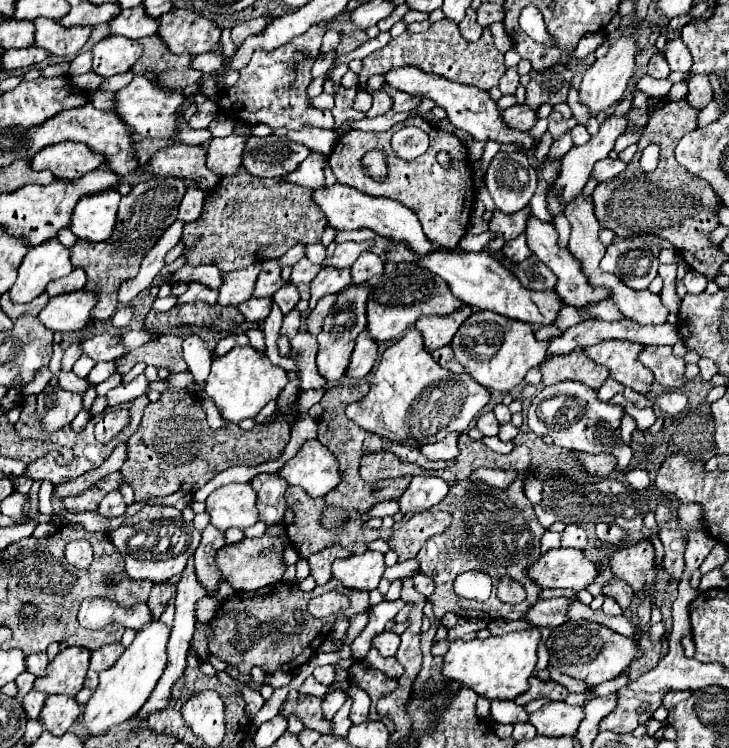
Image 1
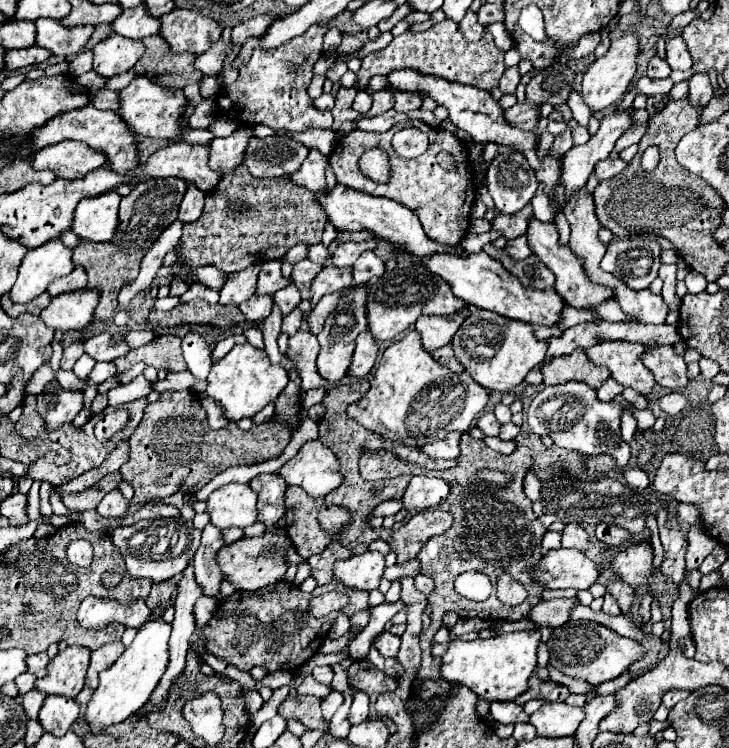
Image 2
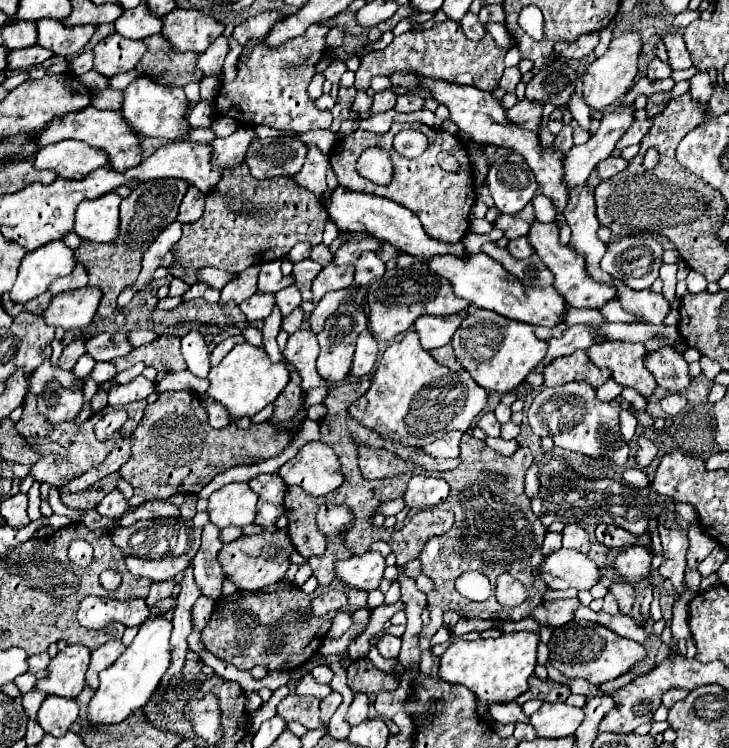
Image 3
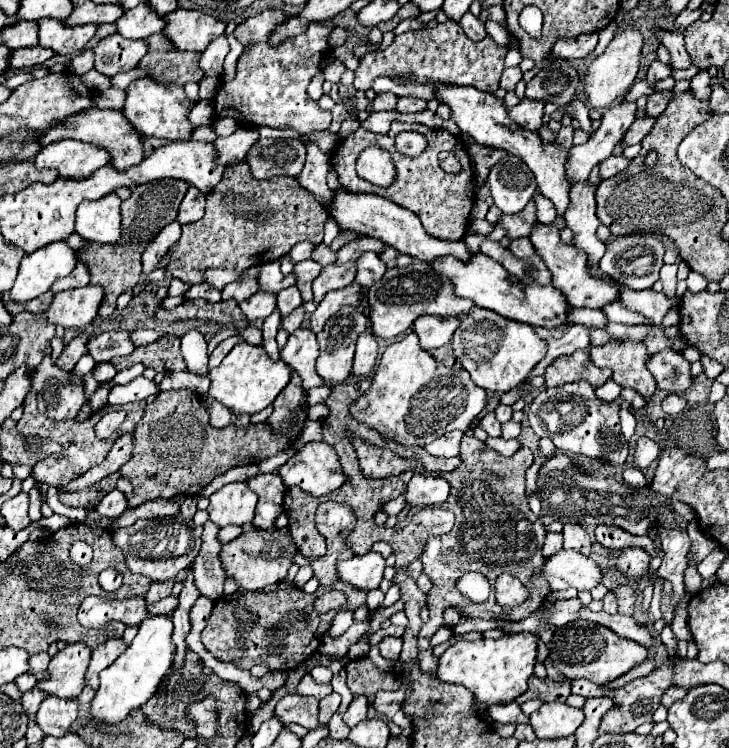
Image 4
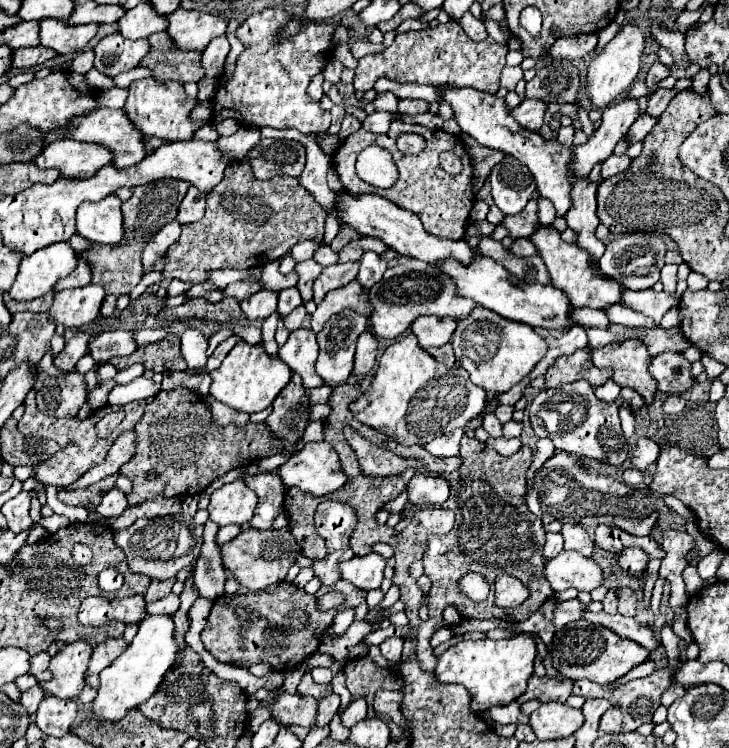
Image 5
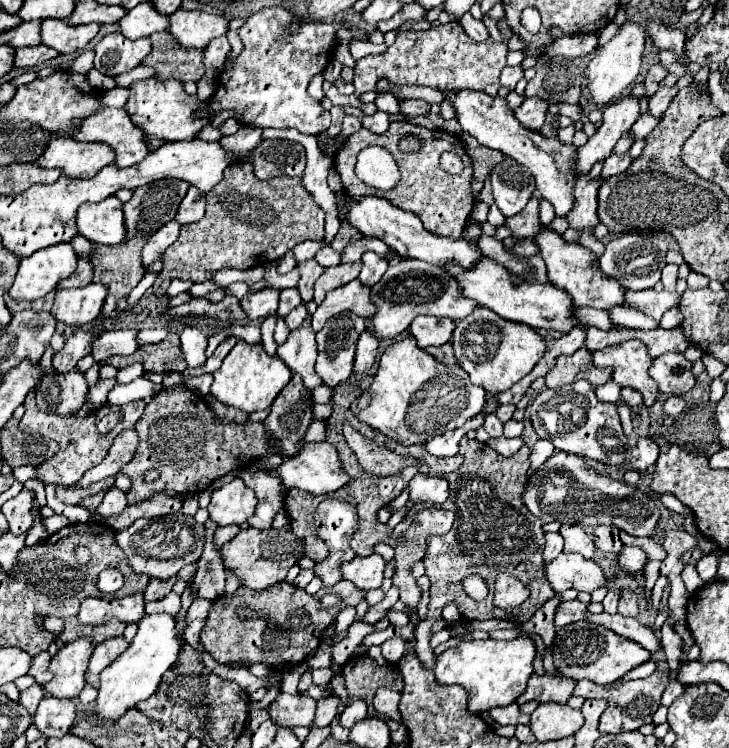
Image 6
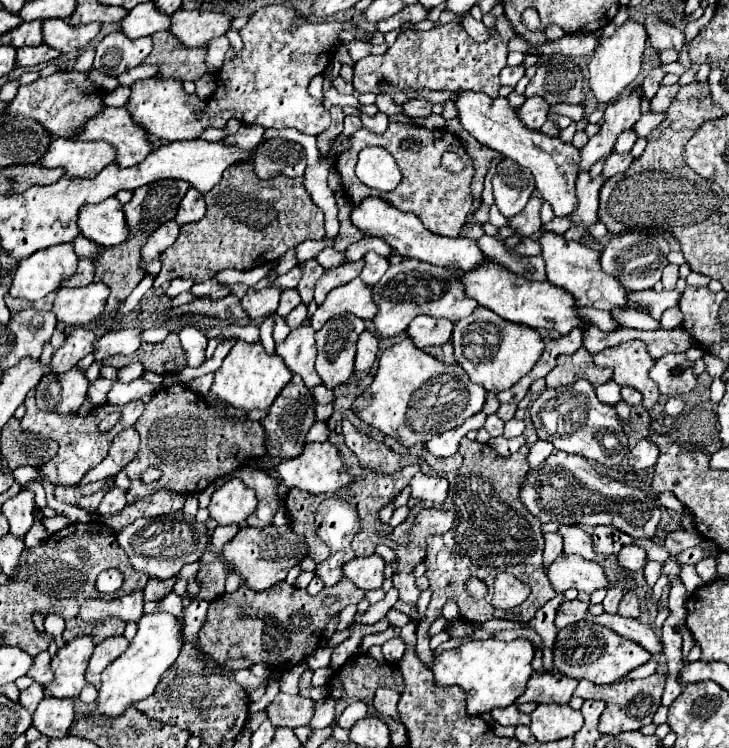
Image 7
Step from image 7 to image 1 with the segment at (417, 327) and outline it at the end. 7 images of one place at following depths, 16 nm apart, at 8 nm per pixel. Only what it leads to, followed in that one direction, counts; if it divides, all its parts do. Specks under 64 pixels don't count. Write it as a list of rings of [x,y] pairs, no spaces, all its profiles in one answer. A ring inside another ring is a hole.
[[[464,306],[464,308],[460,308],[460,312],[452,312],[448,316],[424,316],[424,318],[420,318],[416,322],[416,328],[424,336],[426,350],[432,352],[436,348],[442,348],[442,346],[450,344],[456,330],[460,328],[460,324],[468,316],[472,316],[472,308]]]

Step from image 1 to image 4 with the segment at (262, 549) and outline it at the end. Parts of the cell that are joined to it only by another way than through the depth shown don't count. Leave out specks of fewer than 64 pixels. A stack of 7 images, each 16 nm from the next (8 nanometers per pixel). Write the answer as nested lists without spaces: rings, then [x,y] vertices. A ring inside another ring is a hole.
[[[288,528],[282,530],[262,530],[252,534],[242,534],[236,540],[228,542],[220,550],[220,562],[224,572],[246,590],[262,590],[264,586],[276,584],[284,580],[290,564],[292,554],[296,552],[296,544],[292,544],[292,538],[288,536]]]

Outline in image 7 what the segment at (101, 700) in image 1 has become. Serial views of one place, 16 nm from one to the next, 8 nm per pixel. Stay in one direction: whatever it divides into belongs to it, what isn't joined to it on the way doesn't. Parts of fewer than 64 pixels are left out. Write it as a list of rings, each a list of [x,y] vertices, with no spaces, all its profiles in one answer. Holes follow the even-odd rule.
[[[166,612],[144,614],[138,620],[138,632],[130,642],[128,650],[102,672],[102,686],[98,690],[98,700],[96,700],[98,714],[106,718],[118,718],[124,714],[126,708],[152,696],[160,682],[160,676],[174,664],[174,660],[180,654],[180,648],[182,648],[180,636],[182,634],[180,634],[176,616]]]

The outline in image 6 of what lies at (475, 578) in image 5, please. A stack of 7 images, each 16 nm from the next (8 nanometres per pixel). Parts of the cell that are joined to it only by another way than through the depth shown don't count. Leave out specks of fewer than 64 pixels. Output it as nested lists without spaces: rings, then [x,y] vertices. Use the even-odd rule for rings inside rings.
[[[478,574],[474,576],[466,576],[462,580],[462,590],[472,598],[472,600],[484,600],[488,596],[488,584],[484,578],[480,578]]]

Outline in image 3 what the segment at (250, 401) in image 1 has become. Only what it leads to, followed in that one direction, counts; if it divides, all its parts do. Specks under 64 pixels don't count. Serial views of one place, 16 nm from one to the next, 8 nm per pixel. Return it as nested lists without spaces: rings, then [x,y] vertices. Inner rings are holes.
[[[238,344],[222,358],[220,364],[212,366],[208,380],[210,386],[206,394],[212,396],[216,402],[220,402],[232,420],[240,420],[242,416],[252,418],[266,404],[276,400],[276,396],[288,384],[288,370],[282,364],[272,364],[262,348],[250,344]]]

